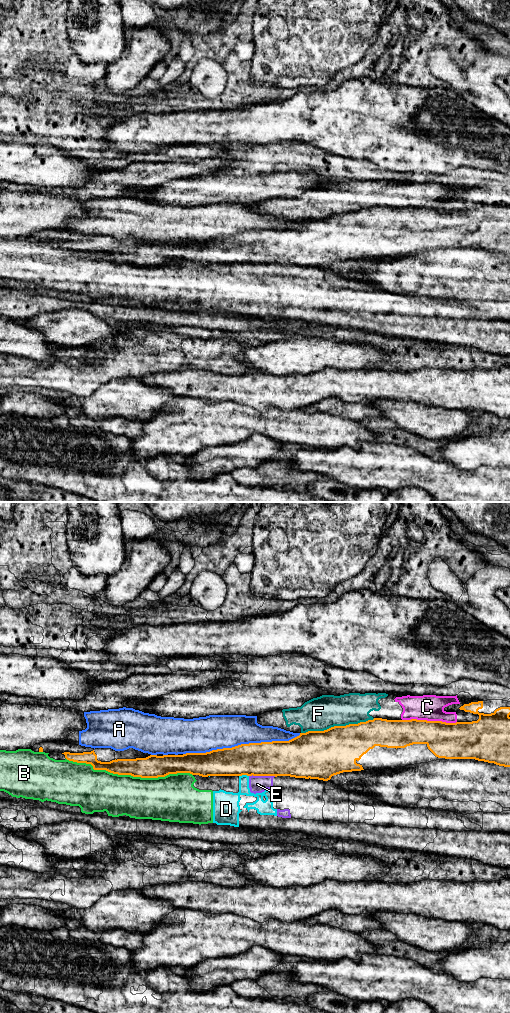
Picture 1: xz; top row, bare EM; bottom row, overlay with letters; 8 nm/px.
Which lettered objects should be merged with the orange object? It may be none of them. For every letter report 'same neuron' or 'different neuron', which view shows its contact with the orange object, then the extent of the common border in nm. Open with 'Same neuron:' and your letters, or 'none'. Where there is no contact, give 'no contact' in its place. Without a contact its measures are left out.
Same neuron: none
A: different neuron; contact in xz; length 950 nm
B: different neuron; contact in xz; length 1050 nm
C: different neuron; contact in xz; length 440 nm
D: different neuron; contact in xz; length 80 nm
E: different neuron; contact in xz; length 220 nm
F: different neuron; contact in xz; length 600 nm

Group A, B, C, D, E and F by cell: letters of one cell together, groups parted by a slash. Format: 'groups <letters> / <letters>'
groups A / B D E / C F

